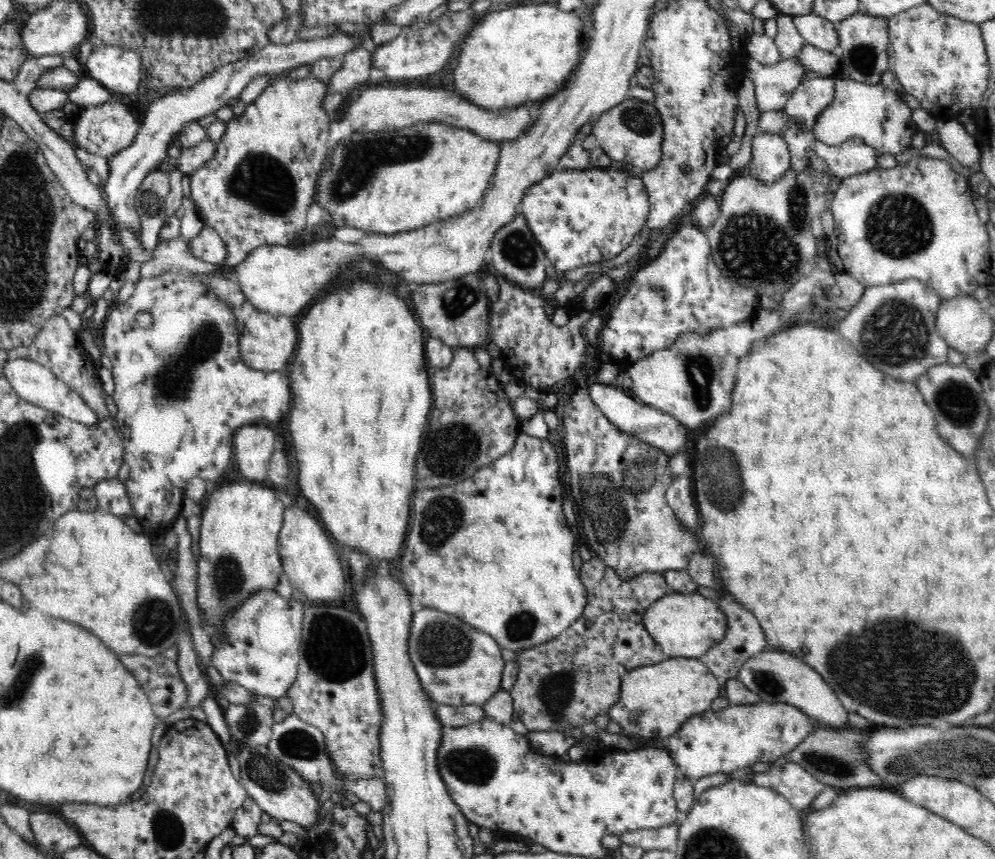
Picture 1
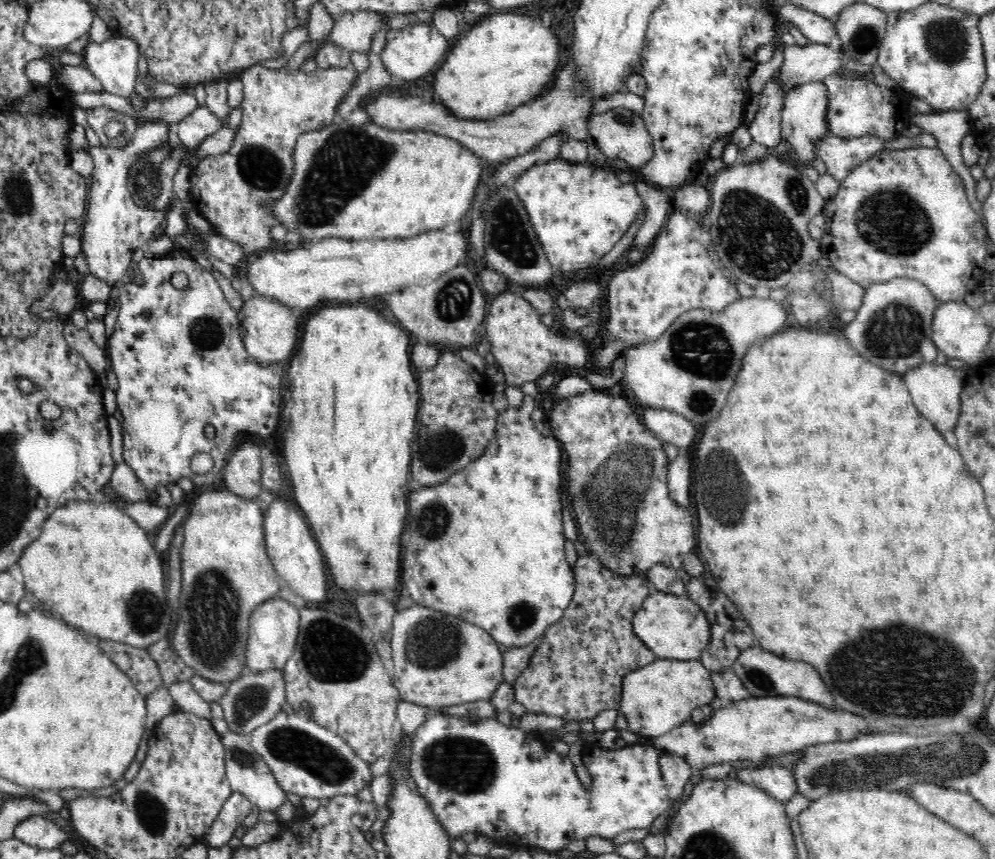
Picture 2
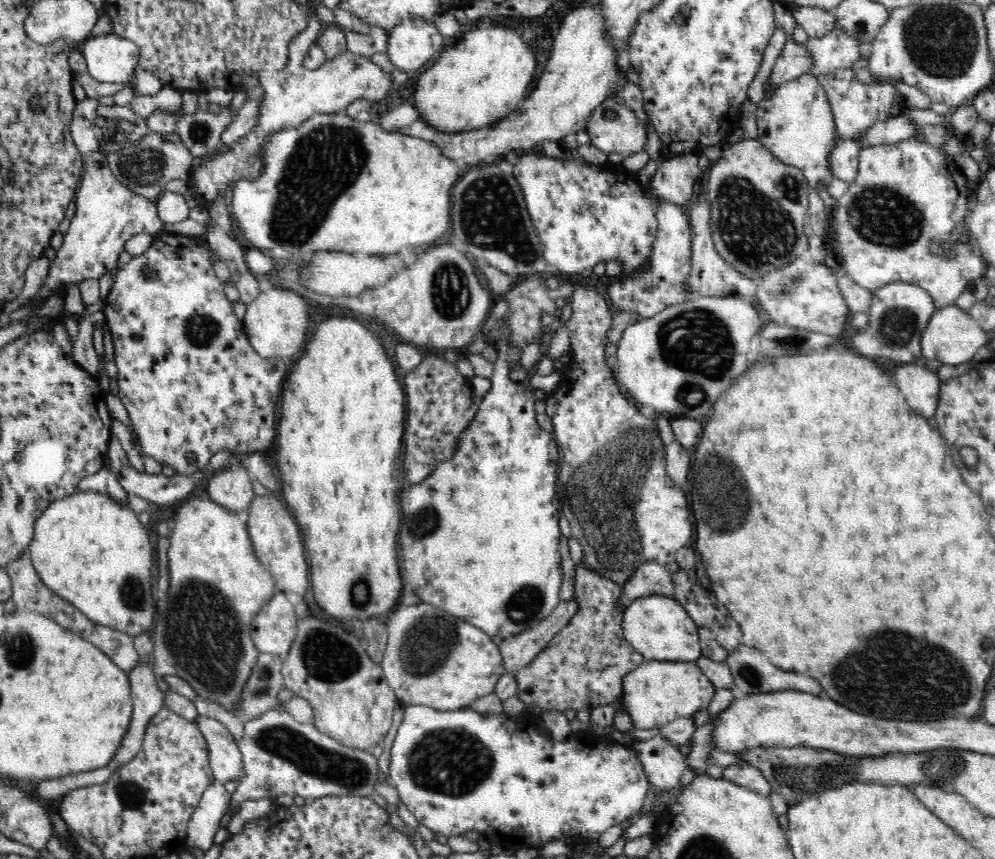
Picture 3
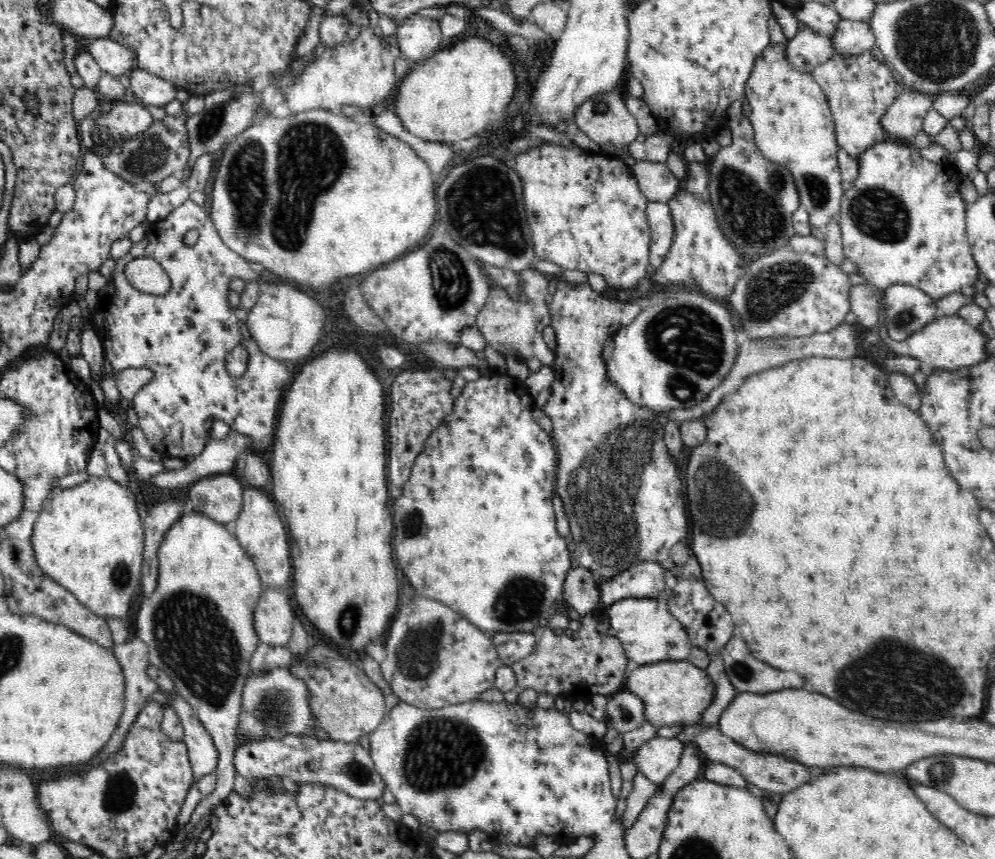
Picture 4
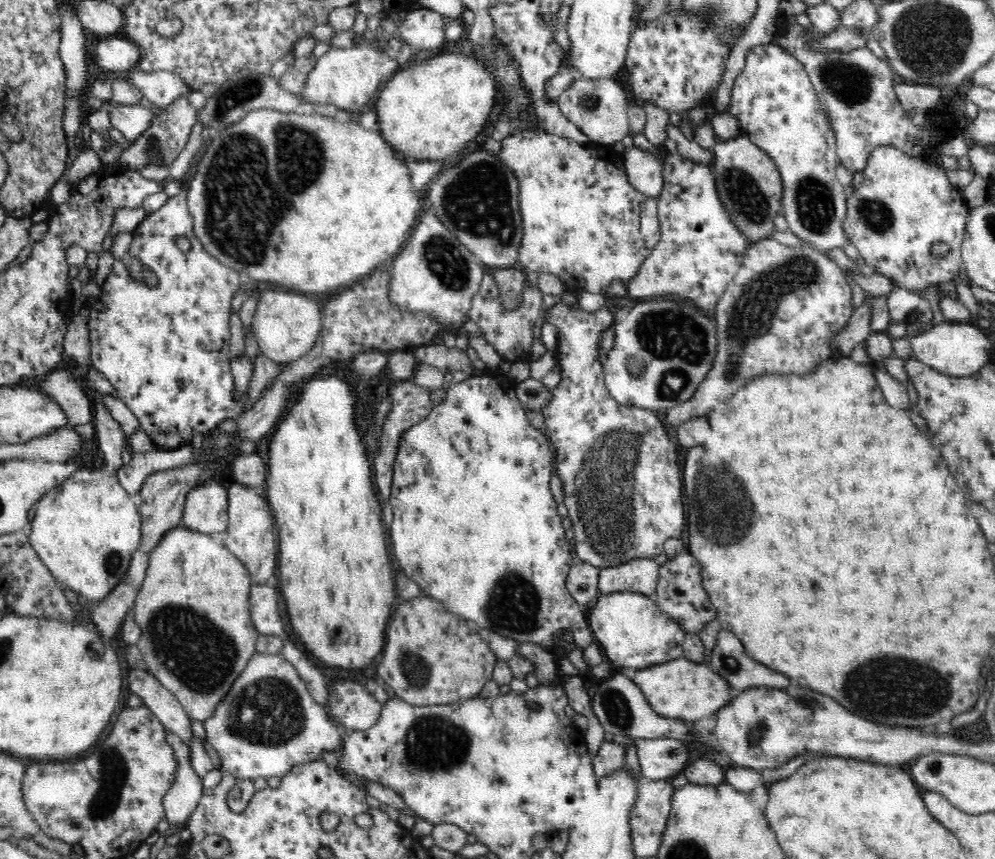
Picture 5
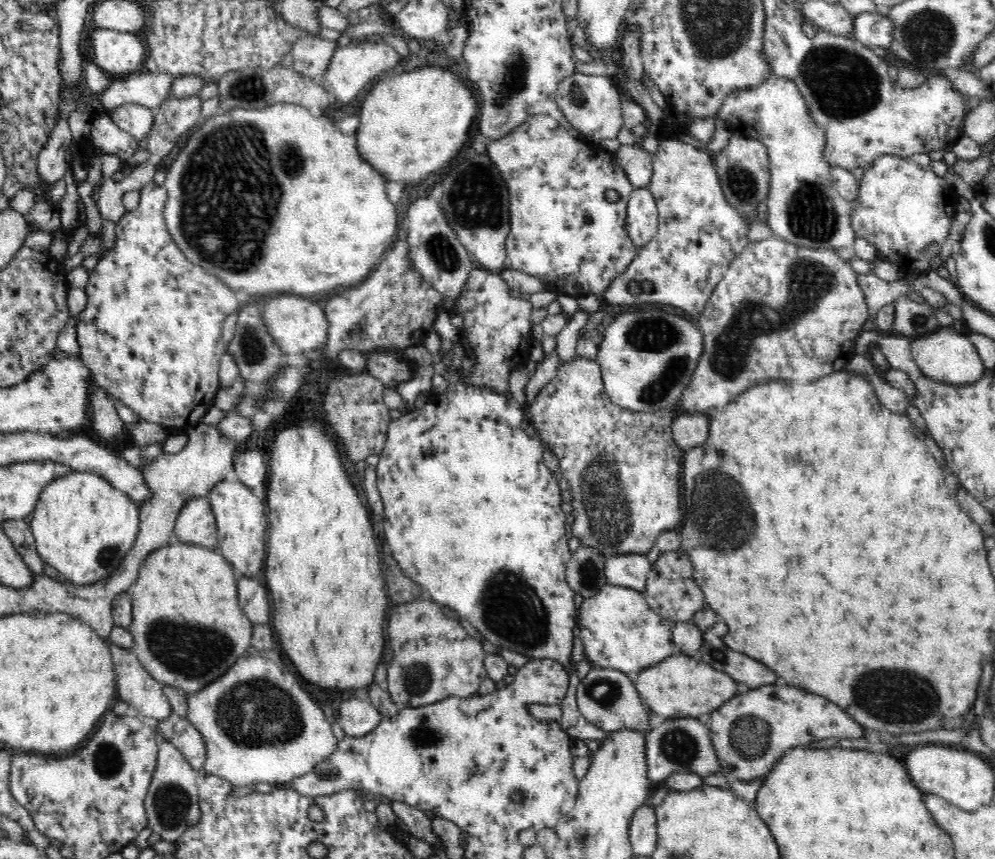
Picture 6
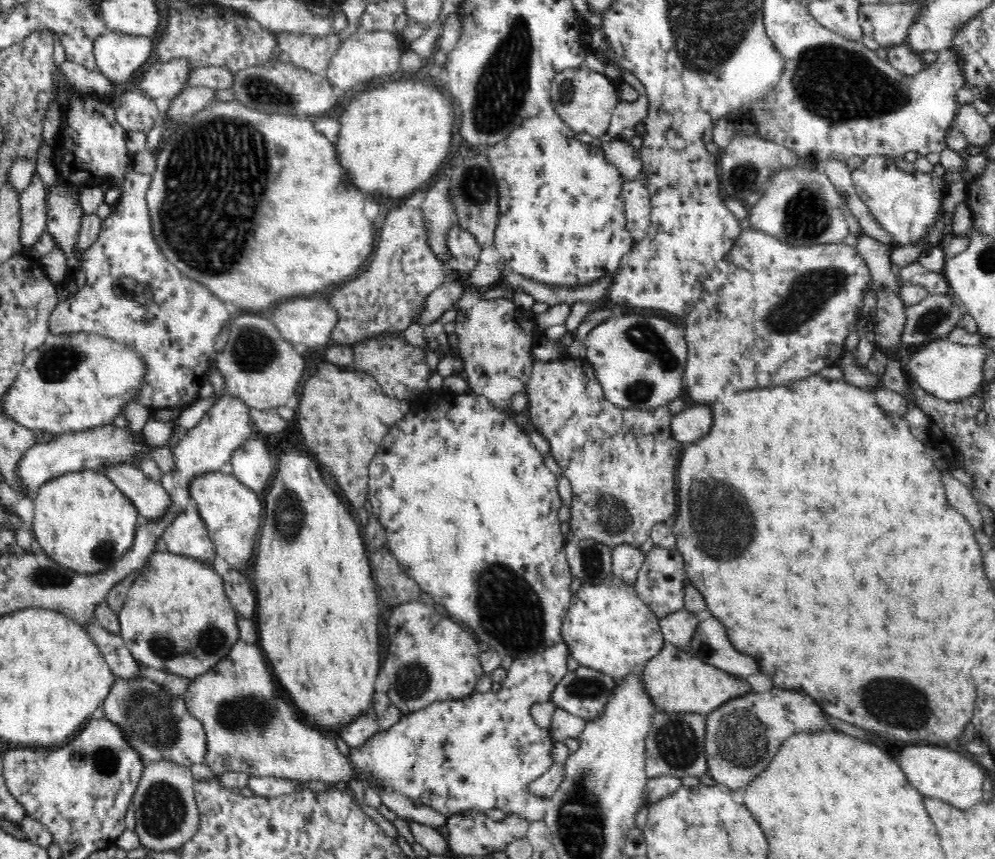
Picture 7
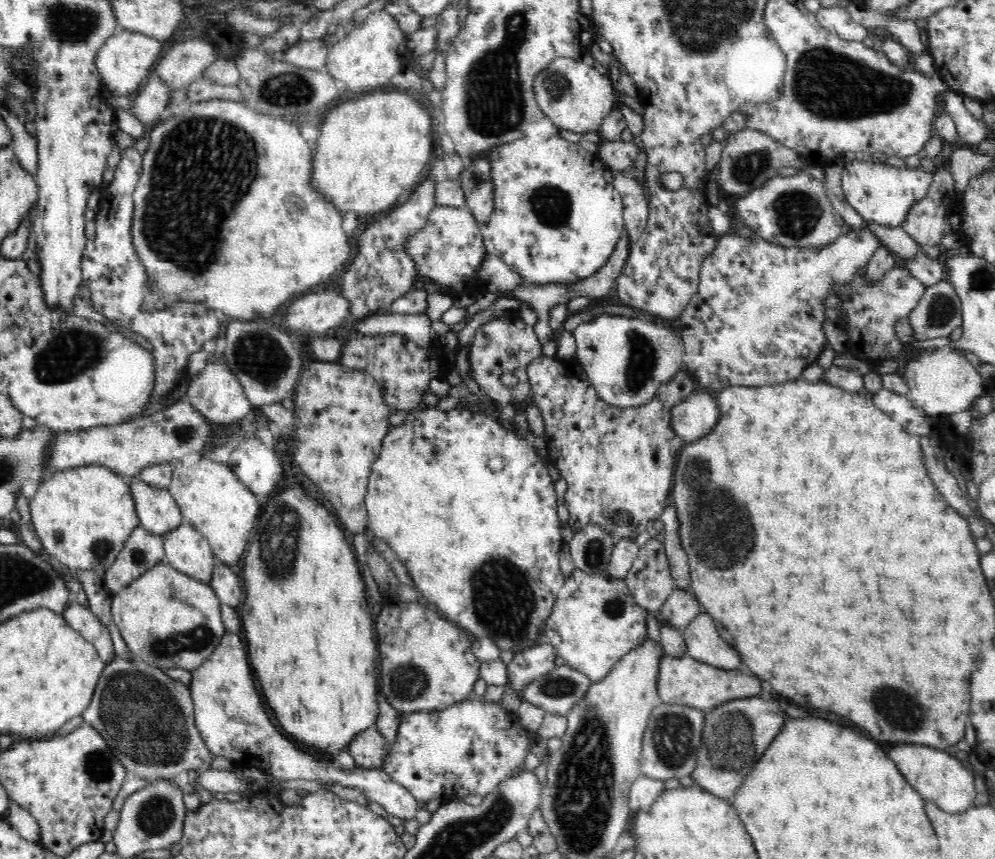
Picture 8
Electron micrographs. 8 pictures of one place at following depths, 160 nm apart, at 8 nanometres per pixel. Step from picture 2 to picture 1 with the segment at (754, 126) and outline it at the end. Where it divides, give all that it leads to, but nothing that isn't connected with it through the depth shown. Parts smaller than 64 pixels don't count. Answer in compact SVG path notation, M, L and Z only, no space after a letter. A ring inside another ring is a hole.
M758 131L752 140L752 159L749 163L750 176L761 180L766 186L776 184L786 170L790 170L789 145L782 139L781 134Z

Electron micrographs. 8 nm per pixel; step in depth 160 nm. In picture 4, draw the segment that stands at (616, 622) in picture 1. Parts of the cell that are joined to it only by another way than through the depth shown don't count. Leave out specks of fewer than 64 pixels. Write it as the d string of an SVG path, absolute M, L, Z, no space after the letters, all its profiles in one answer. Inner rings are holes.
M599 612L582 615L580 621L582 625L573 626L565 633L550 628L543 630L534 650L511 666L517 678L517 690L532 688L537 693L547 692L554 698L587 702L596 694L608 697L625 688L625 680L633 666L620 639L610 632L598 633L602 621Z

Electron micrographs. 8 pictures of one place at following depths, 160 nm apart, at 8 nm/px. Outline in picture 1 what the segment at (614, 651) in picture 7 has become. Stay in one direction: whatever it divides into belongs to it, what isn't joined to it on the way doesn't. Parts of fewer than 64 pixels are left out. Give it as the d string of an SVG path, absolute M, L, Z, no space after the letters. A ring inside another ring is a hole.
M670 592L668 595L655 600L648 607L643 617L644 627L652 635L652 639L656 641L667 658L700 659L709 648L724 640L724 634L726 634L726 628L728 628L724 612L721 612L721 609L718 608L716 601L705 598L699 592L694 592L691 595Z

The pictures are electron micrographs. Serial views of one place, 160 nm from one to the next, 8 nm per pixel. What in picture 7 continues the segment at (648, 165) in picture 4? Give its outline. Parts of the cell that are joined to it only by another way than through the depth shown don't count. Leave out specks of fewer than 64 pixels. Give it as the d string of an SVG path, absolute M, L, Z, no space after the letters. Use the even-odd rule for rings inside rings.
M618 138L602 143L600 148L604 151L608 162L618 168L626 181L640 178L643 164L639 150L636 150L634 146L630 146L626 141Z

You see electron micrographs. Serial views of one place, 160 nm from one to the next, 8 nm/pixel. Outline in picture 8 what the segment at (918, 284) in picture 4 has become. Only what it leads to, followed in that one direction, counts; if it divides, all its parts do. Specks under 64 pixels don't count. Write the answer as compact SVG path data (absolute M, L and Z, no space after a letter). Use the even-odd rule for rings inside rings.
M872 157L866 160L855 159L842 172L841 190L844 191L844 199L864 217L866 223L876 223L885 227L900 227L904 218L908 216L912 204L922 200L928 192L928 186L932 182L932 173L922 171L922 169L912 169L910 167L897 168L886 163L874 162Z

